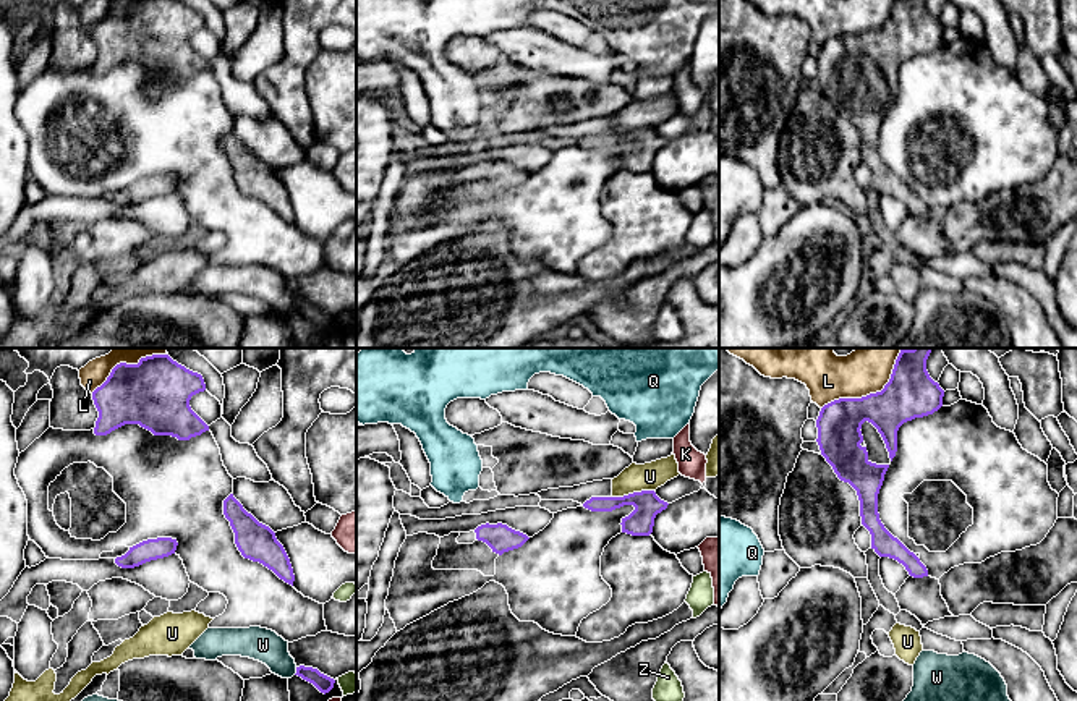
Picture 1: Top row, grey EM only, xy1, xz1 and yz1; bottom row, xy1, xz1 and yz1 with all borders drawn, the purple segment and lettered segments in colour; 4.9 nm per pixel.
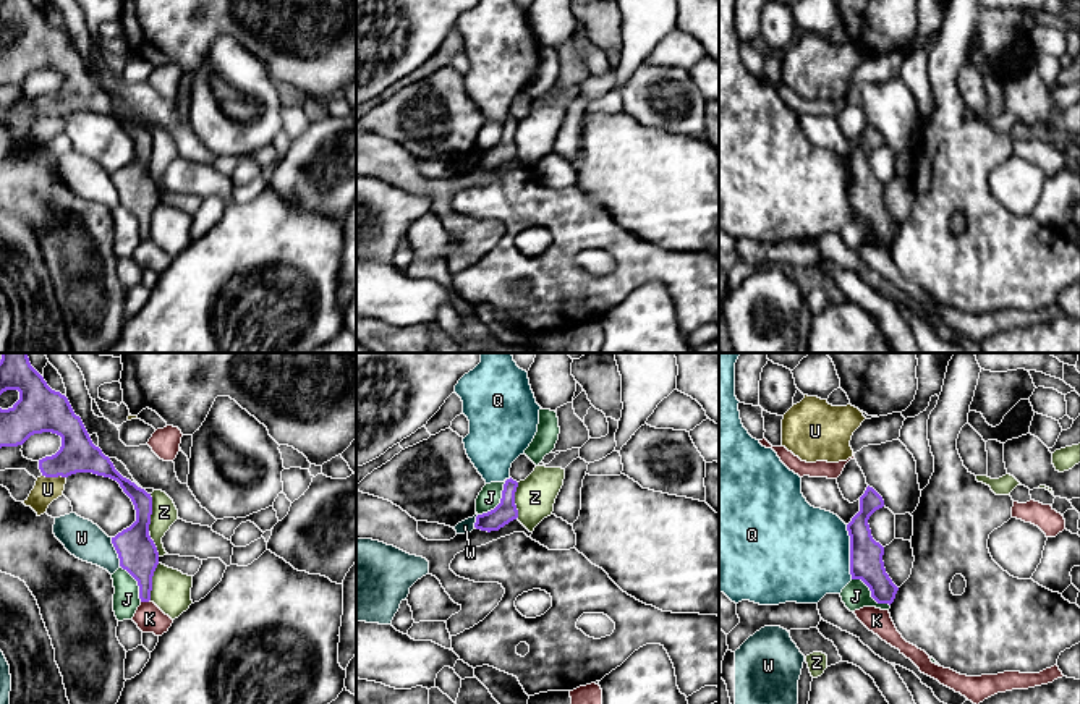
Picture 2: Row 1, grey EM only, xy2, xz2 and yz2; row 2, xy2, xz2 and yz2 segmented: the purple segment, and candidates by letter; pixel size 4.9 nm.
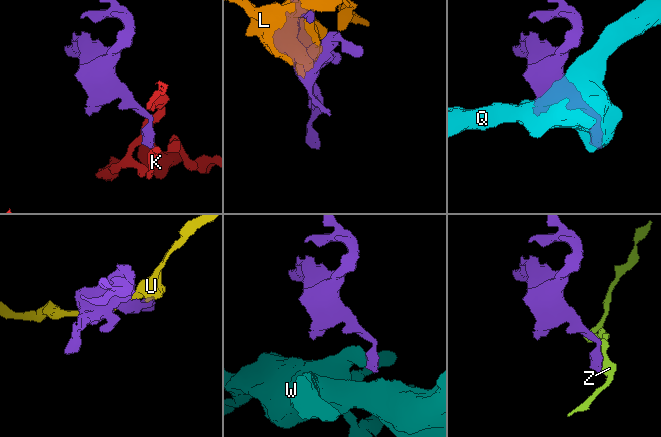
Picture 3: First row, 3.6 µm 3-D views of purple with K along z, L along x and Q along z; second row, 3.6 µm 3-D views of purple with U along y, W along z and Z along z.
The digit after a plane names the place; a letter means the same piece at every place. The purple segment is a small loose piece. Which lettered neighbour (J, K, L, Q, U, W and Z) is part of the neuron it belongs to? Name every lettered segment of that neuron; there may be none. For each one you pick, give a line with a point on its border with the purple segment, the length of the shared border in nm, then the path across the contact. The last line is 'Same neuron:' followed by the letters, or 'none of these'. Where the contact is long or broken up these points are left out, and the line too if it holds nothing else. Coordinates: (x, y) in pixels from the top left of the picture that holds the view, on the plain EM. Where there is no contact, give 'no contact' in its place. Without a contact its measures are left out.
Same neuron: none of these

